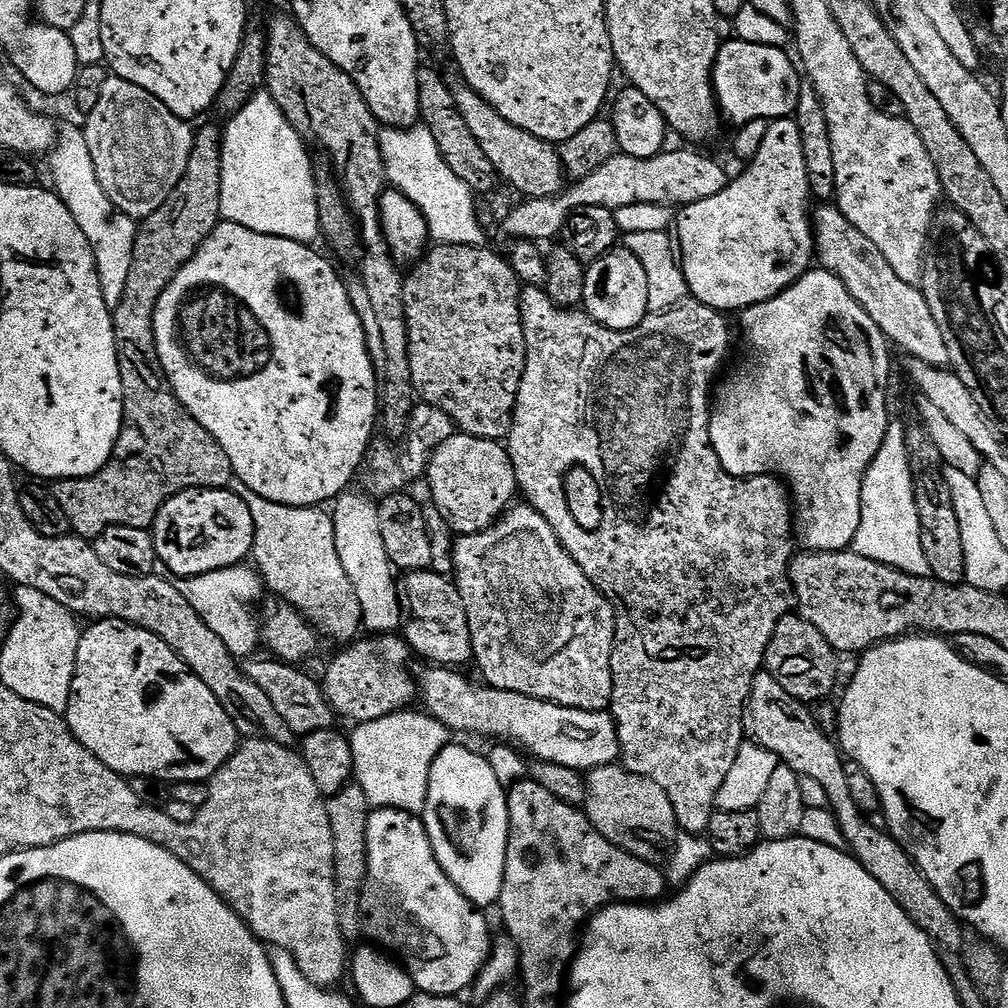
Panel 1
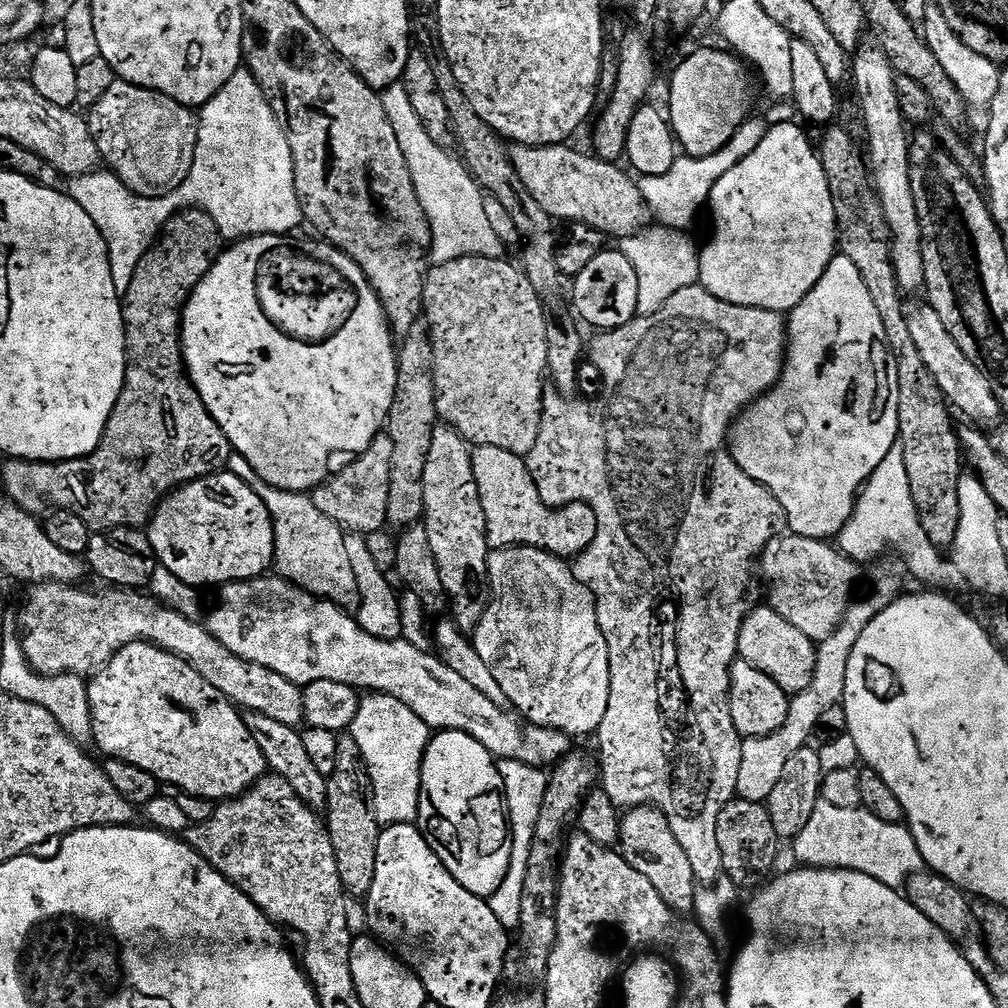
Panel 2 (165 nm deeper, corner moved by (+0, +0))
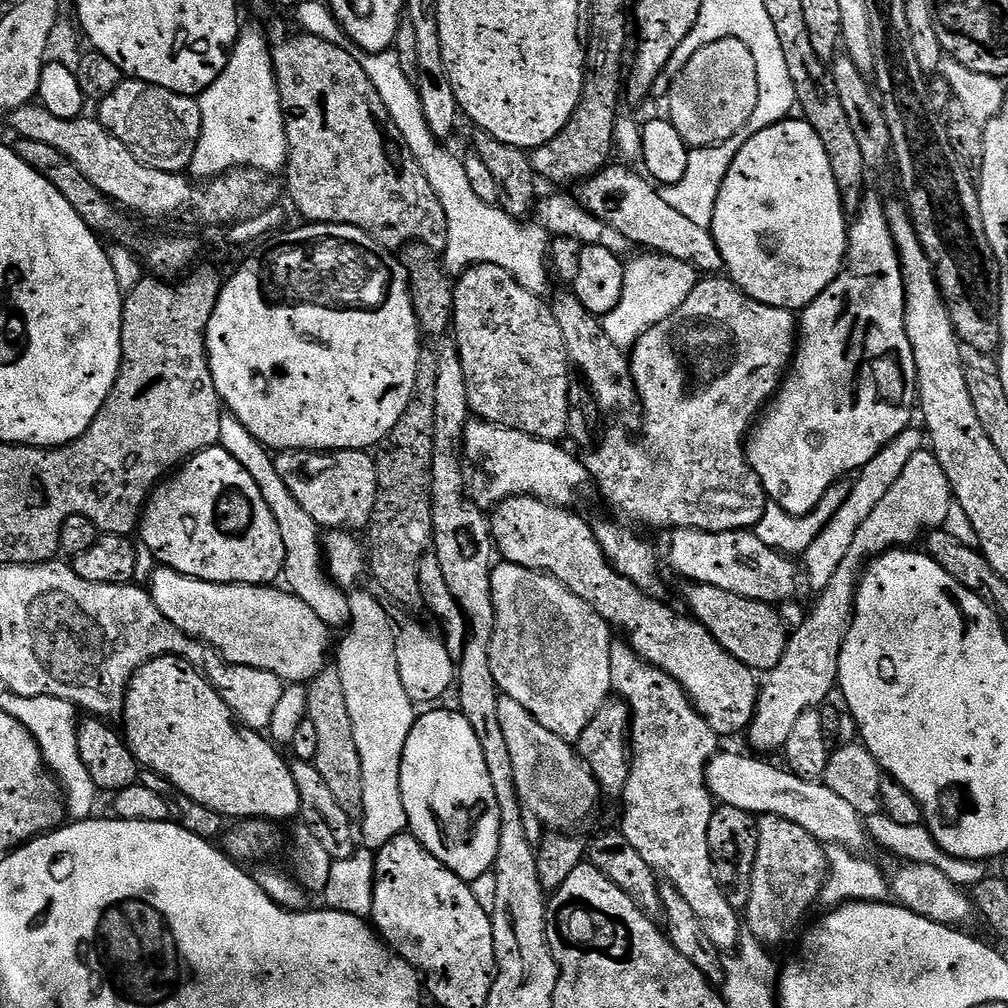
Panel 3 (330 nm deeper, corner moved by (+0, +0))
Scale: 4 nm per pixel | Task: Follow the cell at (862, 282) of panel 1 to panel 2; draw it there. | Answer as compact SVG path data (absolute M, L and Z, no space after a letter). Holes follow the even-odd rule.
M923 306L923 308L909 311L907 315L914 346L918 346L918 354L922 354L922 362L926 362L926 370L930 370L930 374L934 374L934 382L938 382L945 401L955 411L957 408L958 411L965 412L969 416L965 417L972 422L1001 419L1002 413L990 390L990 382L974 366L974 362L970 362L970 358L966 358L966 354L962 354L962 350L958 350L958 342L954 342L954 338L950 338L946 326L942 326L942 320L938 318L935 310L929 306Z

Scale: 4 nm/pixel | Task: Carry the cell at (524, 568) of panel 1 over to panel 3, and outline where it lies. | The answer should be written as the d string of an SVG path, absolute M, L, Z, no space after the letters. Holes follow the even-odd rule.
M500 562L493 567L492 570L492 601L494 602L494 614L496 615L496 625L494 626L494 634L490 642L490 670L494 674L494 682L497 689L503 695L514 698L514 702L518 702L518 706L526 706L528 713L535 718L542 726L546 726L546 730L550 730L554 734L558 734L563 740L575 742L580 739L582 730L586 730L586 726L592 721L592 715L604 705L605 700L609 699L612 692L612 675L610 674L610 650L612 649L614 640L613 629L606 621L596 613L586 602L582 602L582 598L578 598L578 594L571 592L566 586L562 586L562 582L558 582L553 576L547 572L535 572L529 568L523 568L517 564Z

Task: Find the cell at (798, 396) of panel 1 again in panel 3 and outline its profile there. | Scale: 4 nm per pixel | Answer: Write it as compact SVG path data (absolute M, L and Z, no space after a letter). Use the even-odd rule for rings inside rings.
M872 194L865 195L862 207L859 212L855 213L848 230L846 266L841 268L840 273L836 275L836 280L830 282L830 286L826 286L826 290L822 290L822 294L818 294L818 298L814 298L814 302L810 302L807 308L803 309L798 320L798 343L794 349L791 365L776 395L763 409L762 415L755 421L754 427L746 437L746 459L750 471L759 478L760 484L764 488L764 494L769 501L777 504L782 510L786 510L791 516L804 516L808 512L813 512L818 506L818 502L822 502L822 498L830 490L832 484L866 467L895 436L902 434L904 429L913 423L912 412L914 416L914 405L918 400L916 370L910 366L912 347L906 338L904 283L900 269L900 255L884 213L885 207L885 201L880 201L878 197L872 196Z

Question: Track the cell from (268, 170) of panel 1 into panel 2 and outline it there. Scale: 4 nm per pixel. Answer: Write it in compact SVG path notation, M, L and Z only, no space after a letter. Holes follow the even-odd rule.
M241 70L234 73L226 82L226 86L218 90L216 97L199 109L198 123L200 129L194 162L190 166L190 174L177 186L175 192L168 192L165 196L154 198L136 196L111 170L87 172L81 176L71 177L67 181L66 195L74 202L78 202L78 206L82 206L82 210L86 210L90 218L94 218L94 226L98 226L106 242L112 281L117 293L123 294L130 286L138 262L151 248L153 240L159 236L165 222L173 214L181 211L182 206L199 208L216 223L216 229L220 231L221 237L228 239L229 236L229 241L232 242L249 236L292 234L295 233L295 228L302 224L288 133L278 119L277 109L272 107L268 97L260 89L260 83L251 72Z

